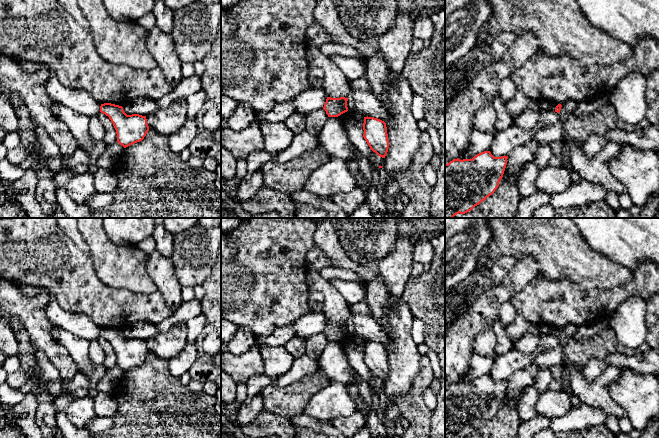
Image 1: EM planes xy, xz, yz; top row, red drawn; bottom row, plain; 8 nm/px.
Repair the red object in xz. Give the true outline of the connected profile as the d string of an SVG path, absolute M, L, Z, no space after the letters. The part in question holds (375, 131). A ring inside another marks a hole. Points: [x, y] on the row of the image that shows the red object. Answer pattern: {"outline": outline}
{"outline": "M364 117L363 137L370 149L378 156L385 158L389 148L386 123L374 117Z"}

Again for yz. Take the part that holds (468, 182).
{"outline": "M484 151L472 159L459 158L445 164L445 218L465 214L492 195L503 177L508 156L494 157L490 151Z"}

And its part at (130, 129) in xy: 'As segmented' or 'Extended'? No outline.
As segmented

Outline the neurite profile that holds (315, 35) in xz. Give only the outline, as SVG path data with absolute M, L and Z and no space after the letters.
M313 23L306 32L306 38L309 45L319 48L326 43L334 43L327 33L317 24Z

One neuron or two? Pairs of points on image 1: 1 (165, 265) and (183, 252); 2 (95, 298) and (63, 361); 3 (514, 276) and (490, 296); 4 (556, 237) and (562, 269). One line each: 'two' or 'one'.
1: two
2: two
3: one
4: one

